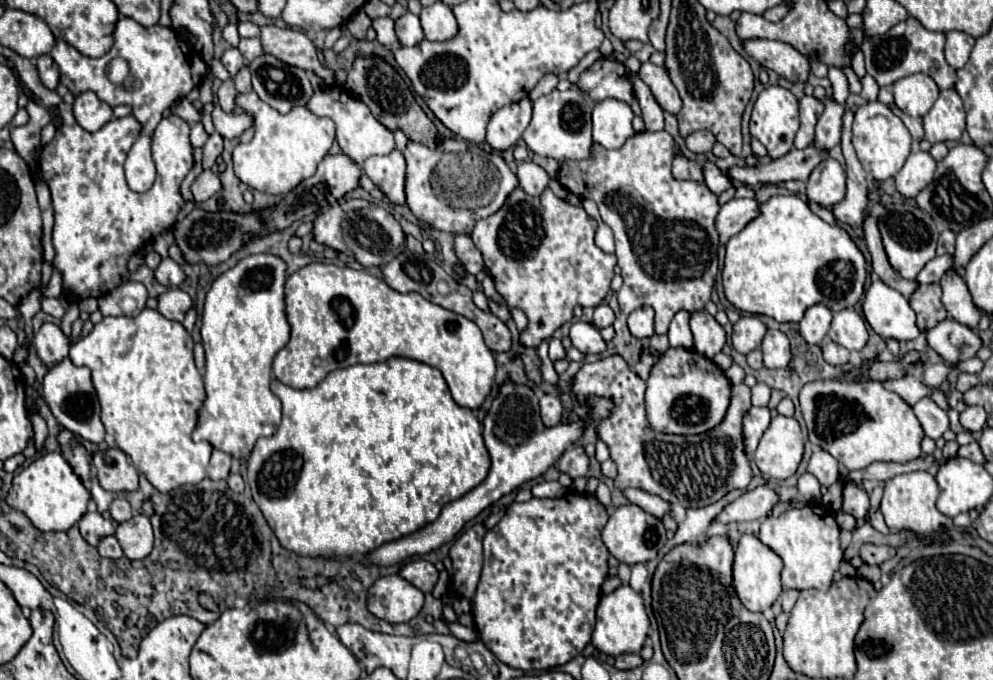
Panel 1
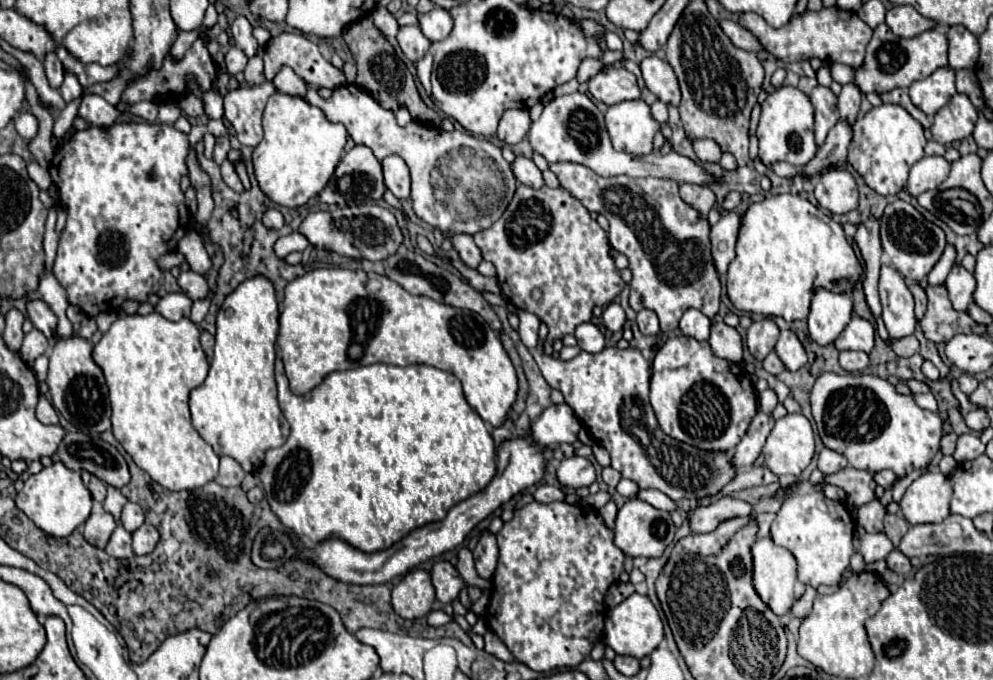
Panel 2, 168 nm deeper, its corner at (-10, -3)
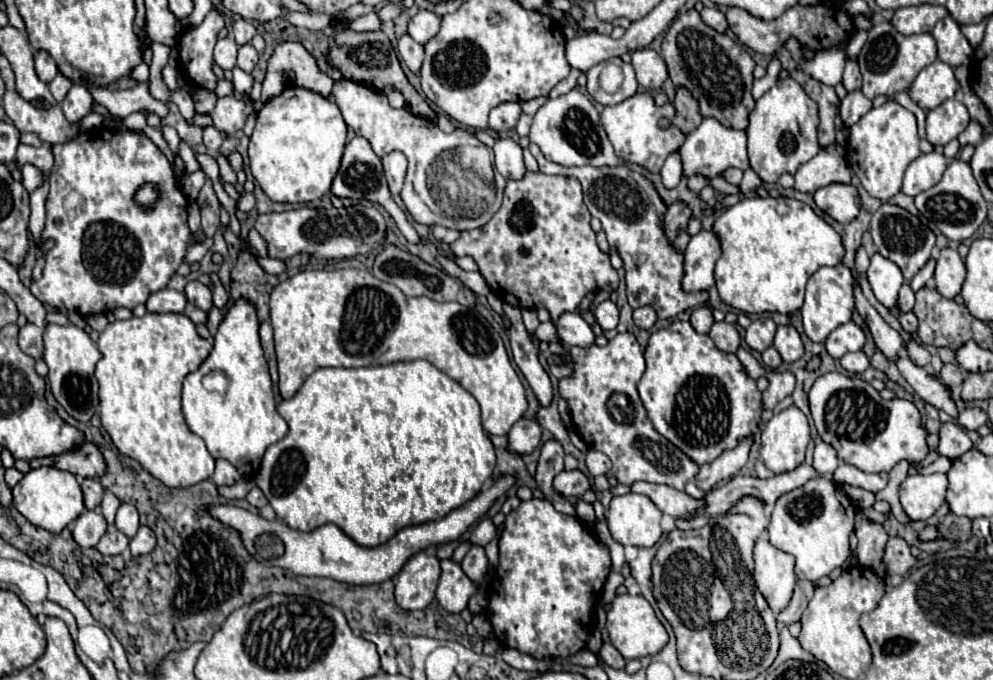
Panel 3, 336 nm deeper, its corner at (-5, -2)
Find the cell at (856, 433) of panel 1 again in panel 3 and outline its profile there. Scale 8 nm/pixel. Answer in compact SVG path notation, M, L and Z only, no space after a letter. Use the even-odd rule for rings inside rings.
M834 372L820 376L810 390L810 410L820 438L828 442L846 464L852 464L862 472L890 472L892 466L898 464L900 460L920 462L928 454L926 430L922 428L918 408L908 400L898 400L898 398L882 400L880 394L868 382L856 376L850 378Z

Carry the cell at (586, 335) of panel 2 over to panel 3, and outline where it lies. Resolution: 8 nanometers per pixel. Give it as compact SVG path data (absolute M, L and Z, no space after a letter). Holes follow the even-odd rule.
M564 312L558 322L554 322L558 336L562 342L566 342L568 346L580 346L586 348L590 344L594 344L594 332L588 326L588 322L576 314L576 312Z

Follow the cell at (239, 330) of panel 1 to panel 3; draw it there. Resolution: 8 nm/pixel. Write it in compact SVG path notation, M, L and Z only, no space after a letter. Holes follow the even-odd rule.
M238 300L228 310L218 334L214 336L214 350L196 372L186 376L182 390L182 410L188 428L206 442L212 458L228 460L246 478L254 478L258 474L266 448L286 436L288 424L276 410L272 380L258 338L256 312L250 308L250 304L246 304L246 300ZM210 370L224 370L230 378L230 388L229 380L222 371L208 374ZM202 376L205 376L203 381ZM208 390L226 392L226 396L212 394Z

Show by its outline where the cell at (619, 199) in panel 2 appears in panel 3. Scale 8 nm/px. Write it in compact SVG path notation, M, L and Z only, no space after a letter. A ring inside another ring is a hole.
M574 166L568 168L568 176L576 176L582 182L584 190L584 202L594 218L598 218L604 226L604 232L608 236L610 246L614 246L624 260L626 270L626 286L628 286L628 302L632 308L638 306L652 306L658 314L658 318L668 320L674 318L678 312L684 312L688 308L694 308L698 304L708 302L708 292L696 292L686 294L682 290L682 254L674 252L666 240L662 240L662 216L666 214L666 208L662 200L658 198L652 184L640 176L638 172L632 172L626 166Z

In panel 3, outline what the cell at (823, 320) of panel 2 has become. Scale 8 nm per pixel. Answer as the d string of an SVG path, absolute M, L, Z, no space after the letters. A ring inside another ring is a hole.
M840 262L836 266L822 266L820 270L816 270L808 280L806 298L800 308L804 332L808 334L808 338L824 342L834 328L850 322L852 312L854 312L854 276L850 268Z

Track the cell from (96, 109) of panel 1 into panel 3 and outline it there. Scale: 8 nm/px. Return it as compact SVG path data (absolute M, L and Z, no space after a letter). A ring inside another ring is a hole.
M72 84L72 88L68 90L66 98L62 100L62 110L64 110L66 120L80 122L86 114L90 114L92 102L94 102L94 98L92 98L92 94L84 86Z

